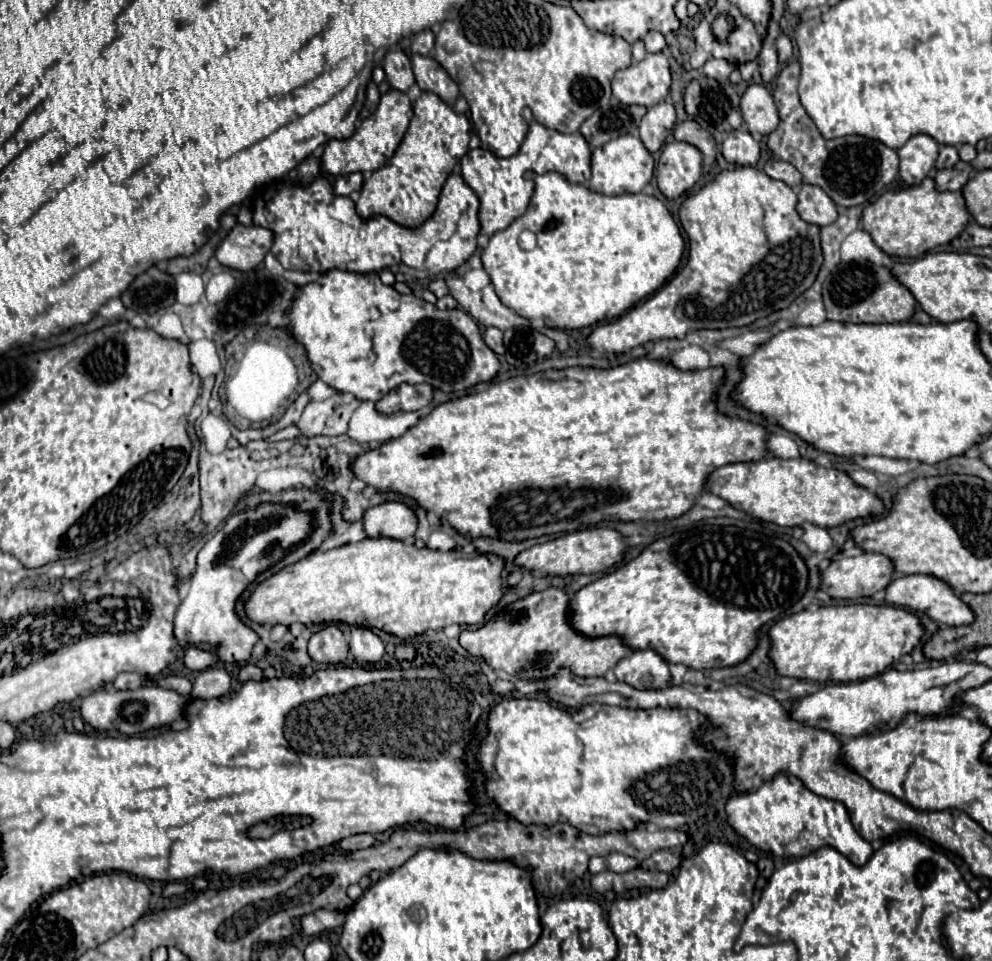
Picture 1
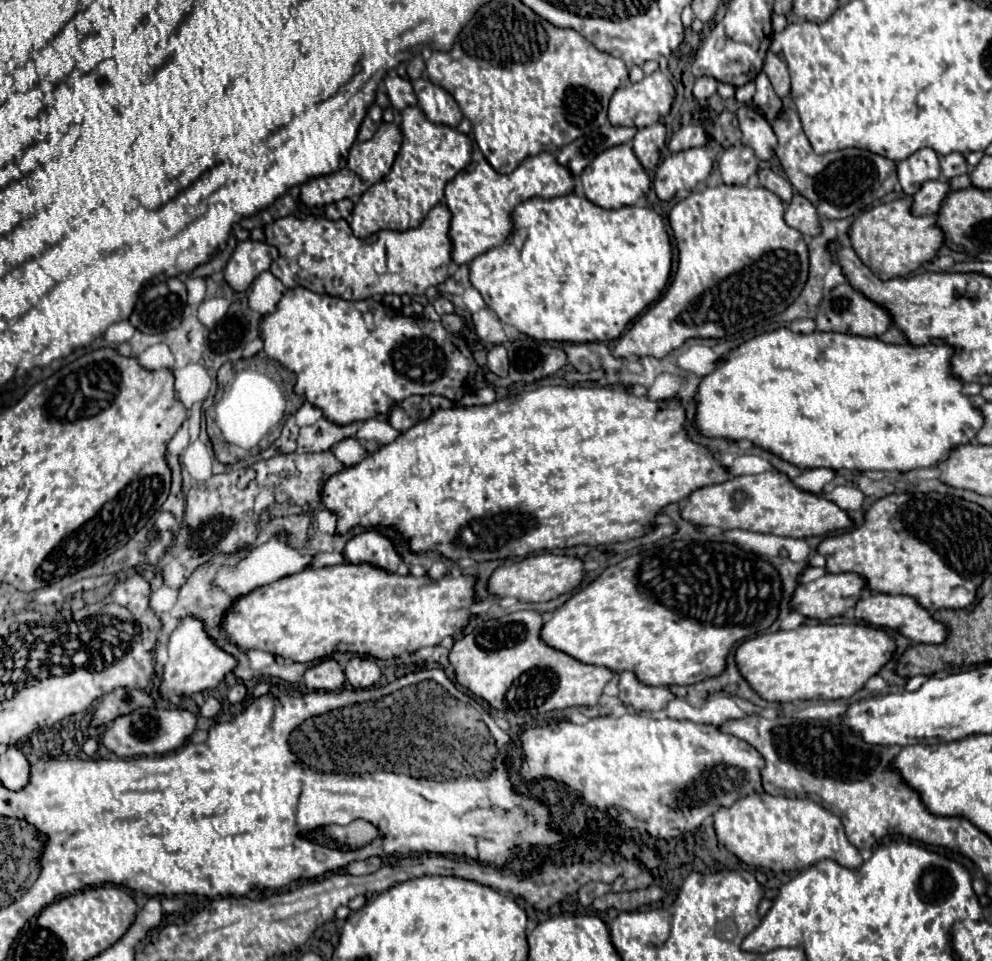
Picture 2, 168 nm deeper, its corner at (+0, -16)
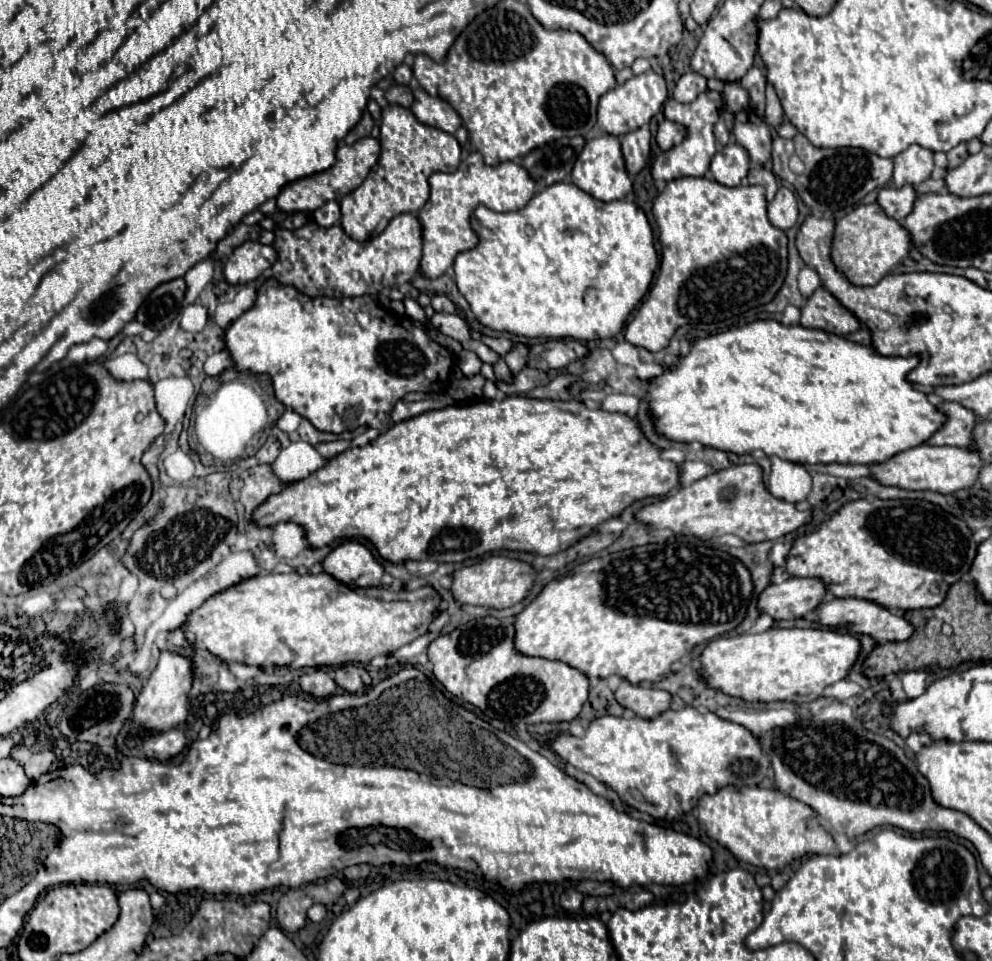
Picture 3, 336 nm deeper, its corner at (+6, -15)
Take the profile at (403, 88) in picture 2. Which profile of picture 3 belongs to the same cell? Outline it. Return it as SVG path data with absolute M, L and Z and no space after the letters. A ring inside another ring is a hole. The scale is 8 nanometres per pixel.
M391 85L385 93L385 99L389 103L395 103L395 105L401 105L405 109L409 109L413 105L413 93L407 85Z

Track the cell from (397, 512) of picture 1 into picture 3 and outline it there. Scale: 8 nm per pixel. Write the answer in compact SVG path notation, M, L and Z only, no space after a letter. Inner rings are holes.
M357 541L335 547L321 565L323 571L339 579L339 583L357 587L377 587L383 575L383 567L373 559L371 551Z

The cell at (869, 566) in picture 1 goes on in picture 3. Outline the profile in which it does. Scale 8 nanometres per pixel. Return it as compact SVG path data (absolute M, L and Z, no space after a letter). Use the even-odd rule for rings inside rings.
M772 562L774 571L771 585L757 597L757 607L773 619L797 619L813 611L825 597L825 585L819 579L791 577L785 570L785 562Z

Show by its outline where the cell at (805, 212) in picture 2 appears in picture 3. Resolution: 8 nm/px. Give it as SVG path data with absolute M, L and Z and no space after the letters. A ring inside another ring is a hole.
M779 187L775 199L767 205L767 217L777 229L789 229L797 223L797 199L787 187Z

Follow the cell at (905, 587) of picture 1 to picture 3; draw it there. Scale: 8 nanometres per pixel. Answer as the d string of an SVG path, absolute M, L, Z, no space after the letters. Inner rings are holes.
M829 597L827 601L821 601L817 605L817 617L819 623L825 627L843 627L849 629L851 633L857 635L869 635L873 637L877 643L887 643L887 641L905 641L911 637L911 623L903 619L903 615L893 613L877 603L871 601L863 601L863 599L837 599L837 597Z

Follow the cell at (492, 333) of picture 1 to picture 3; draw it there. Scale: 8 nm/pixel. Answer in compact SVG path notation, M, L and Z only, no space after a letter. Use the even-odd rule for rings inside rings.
M499 359L499 361L493 365L493 369L495 369L495 377L497 377L499 381L505 381L505 383L511 383L511 381L513 381L513 373L509 371L509 367L507 367L507 363L505 363L503 359Z

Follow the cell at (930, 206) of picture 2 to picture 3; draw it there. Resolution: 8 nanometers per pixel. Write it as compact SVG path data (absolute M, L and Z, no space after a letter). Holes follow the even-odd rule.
M889 184L889 186L879 189L877 205L885 211L887 217L891 217L895 221L903 221L911 213L915 199L917 199L917 195L911 185L896 188Z

